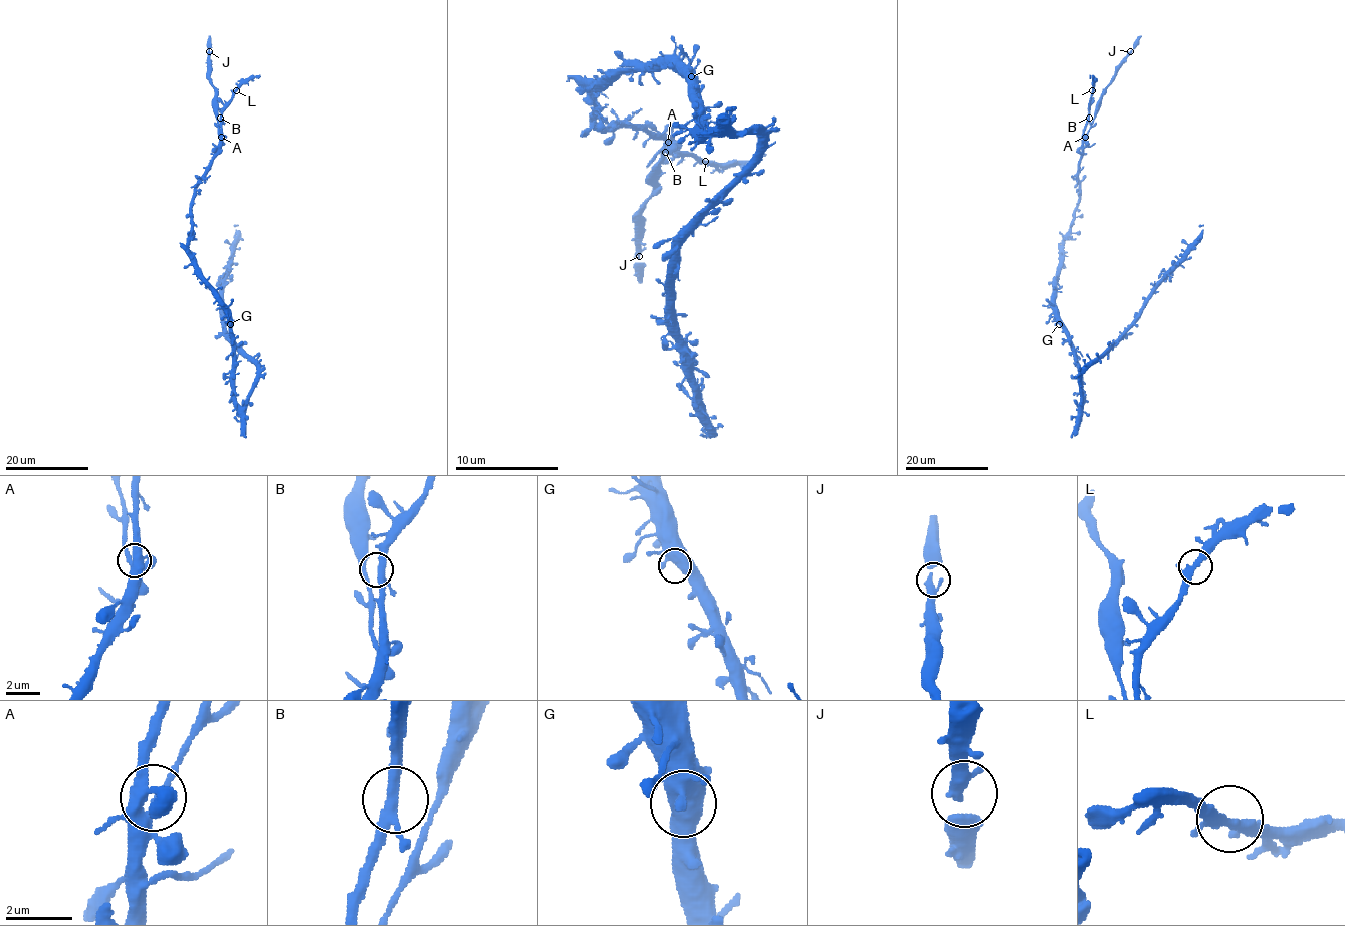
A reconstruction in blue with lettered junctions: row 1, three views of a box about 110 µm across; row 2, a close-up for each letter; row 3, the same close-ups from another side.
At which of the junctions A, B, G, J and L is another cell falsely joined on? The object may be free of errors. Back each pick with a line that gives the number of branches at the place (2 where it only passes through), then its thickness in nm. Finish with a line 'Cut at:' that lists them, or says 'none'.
Cut at: none

